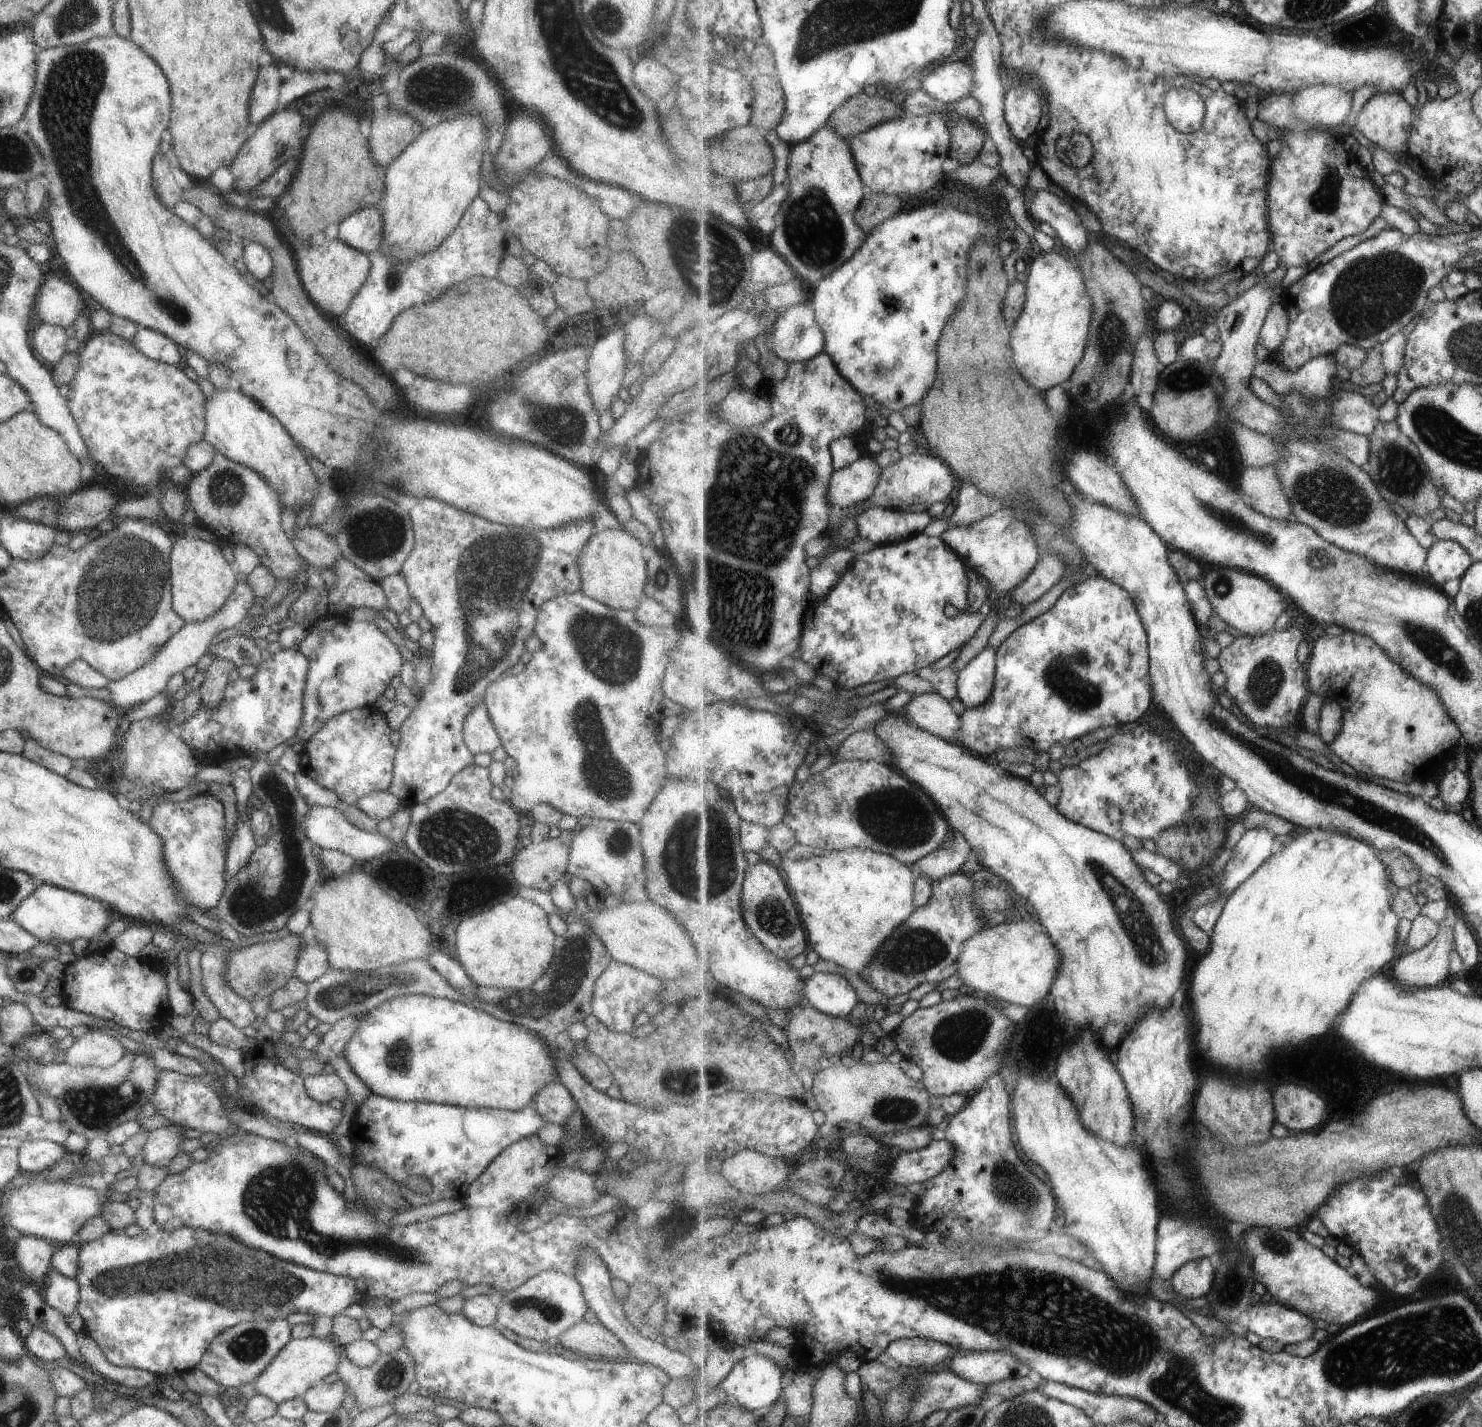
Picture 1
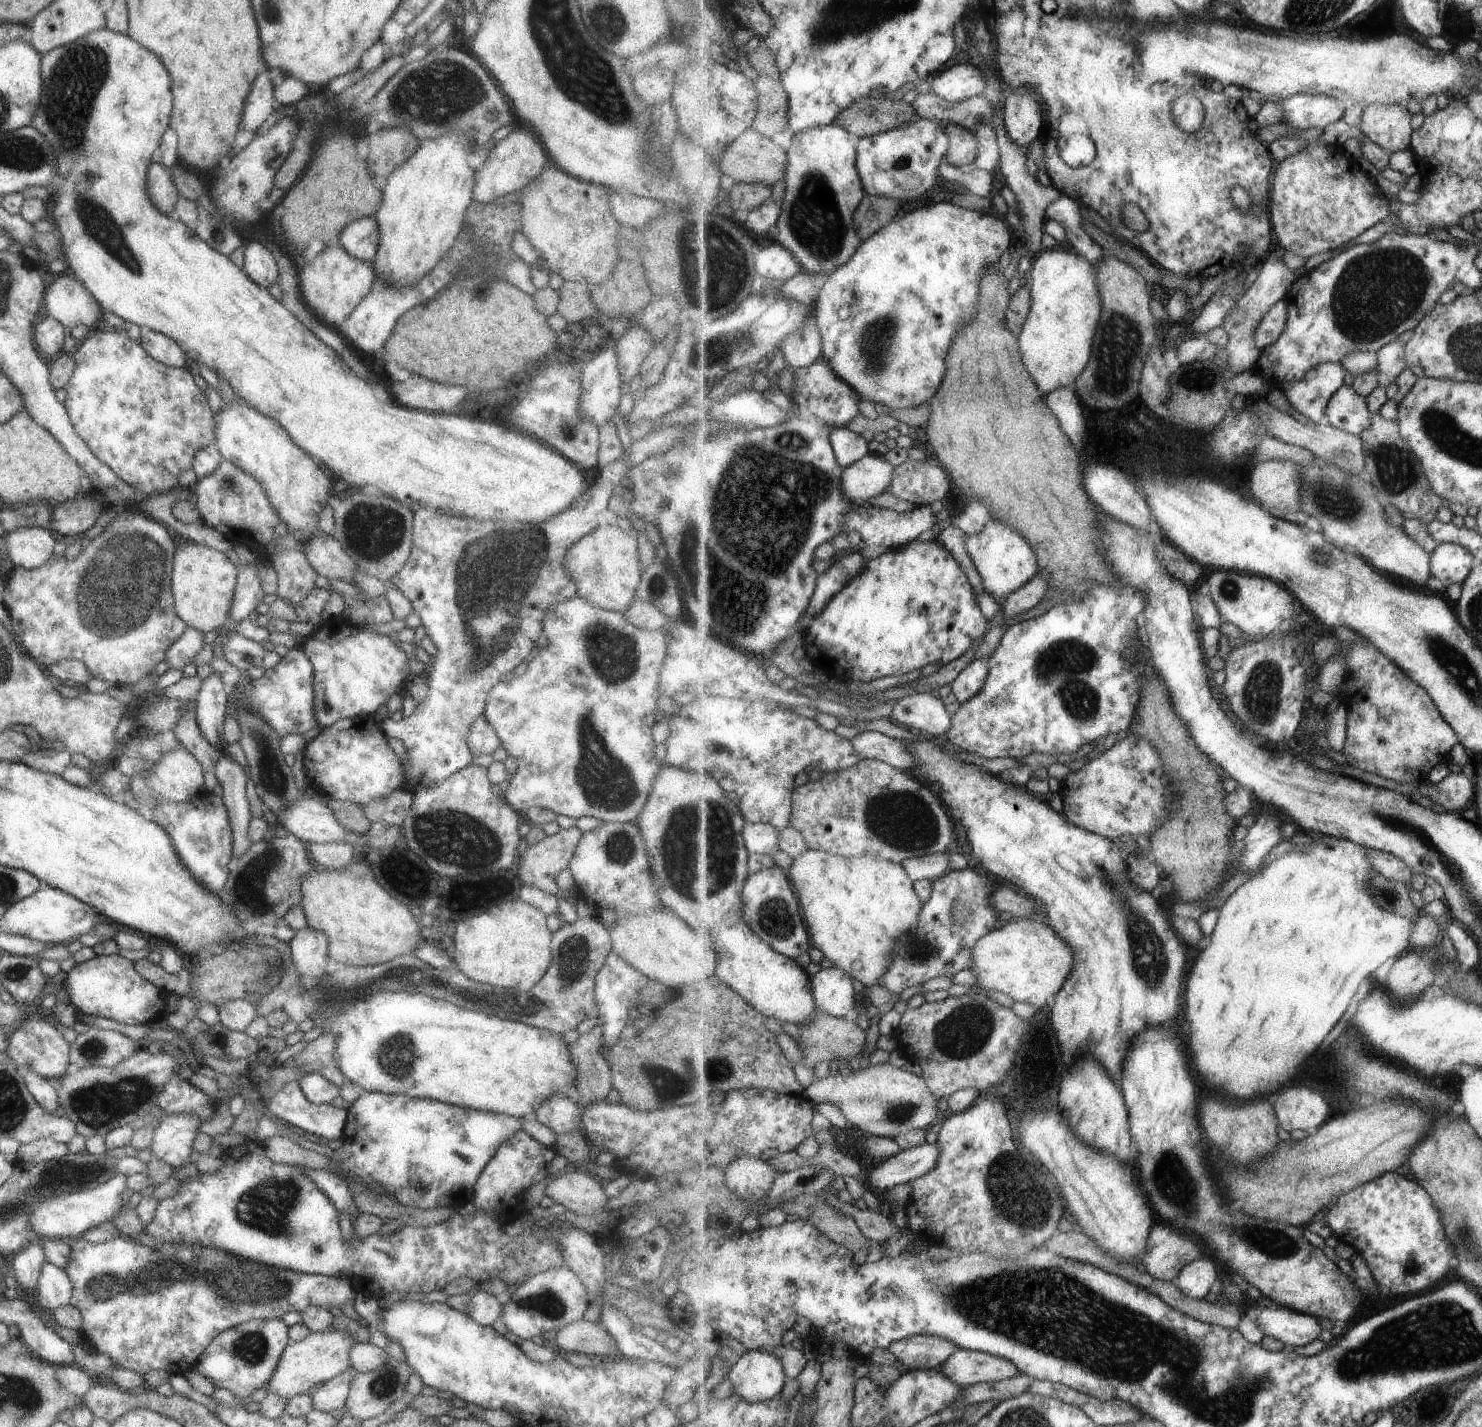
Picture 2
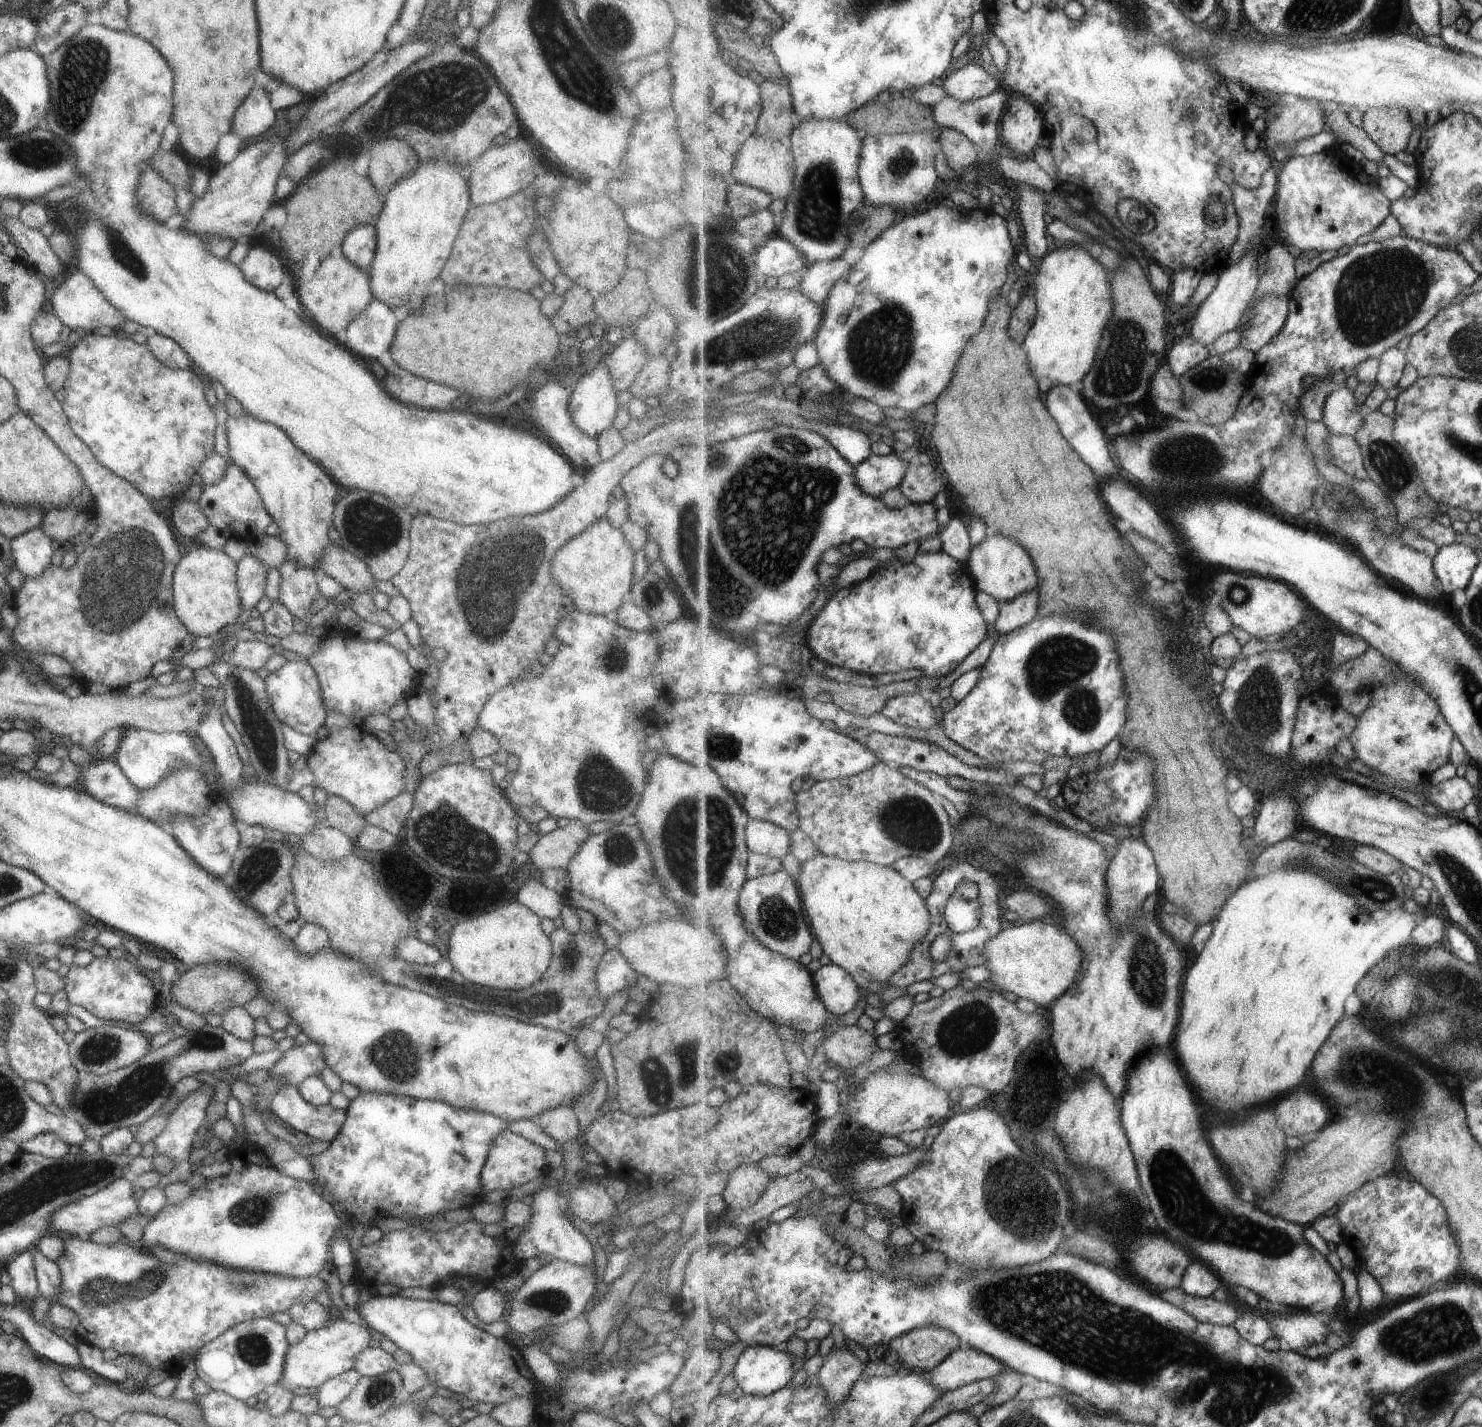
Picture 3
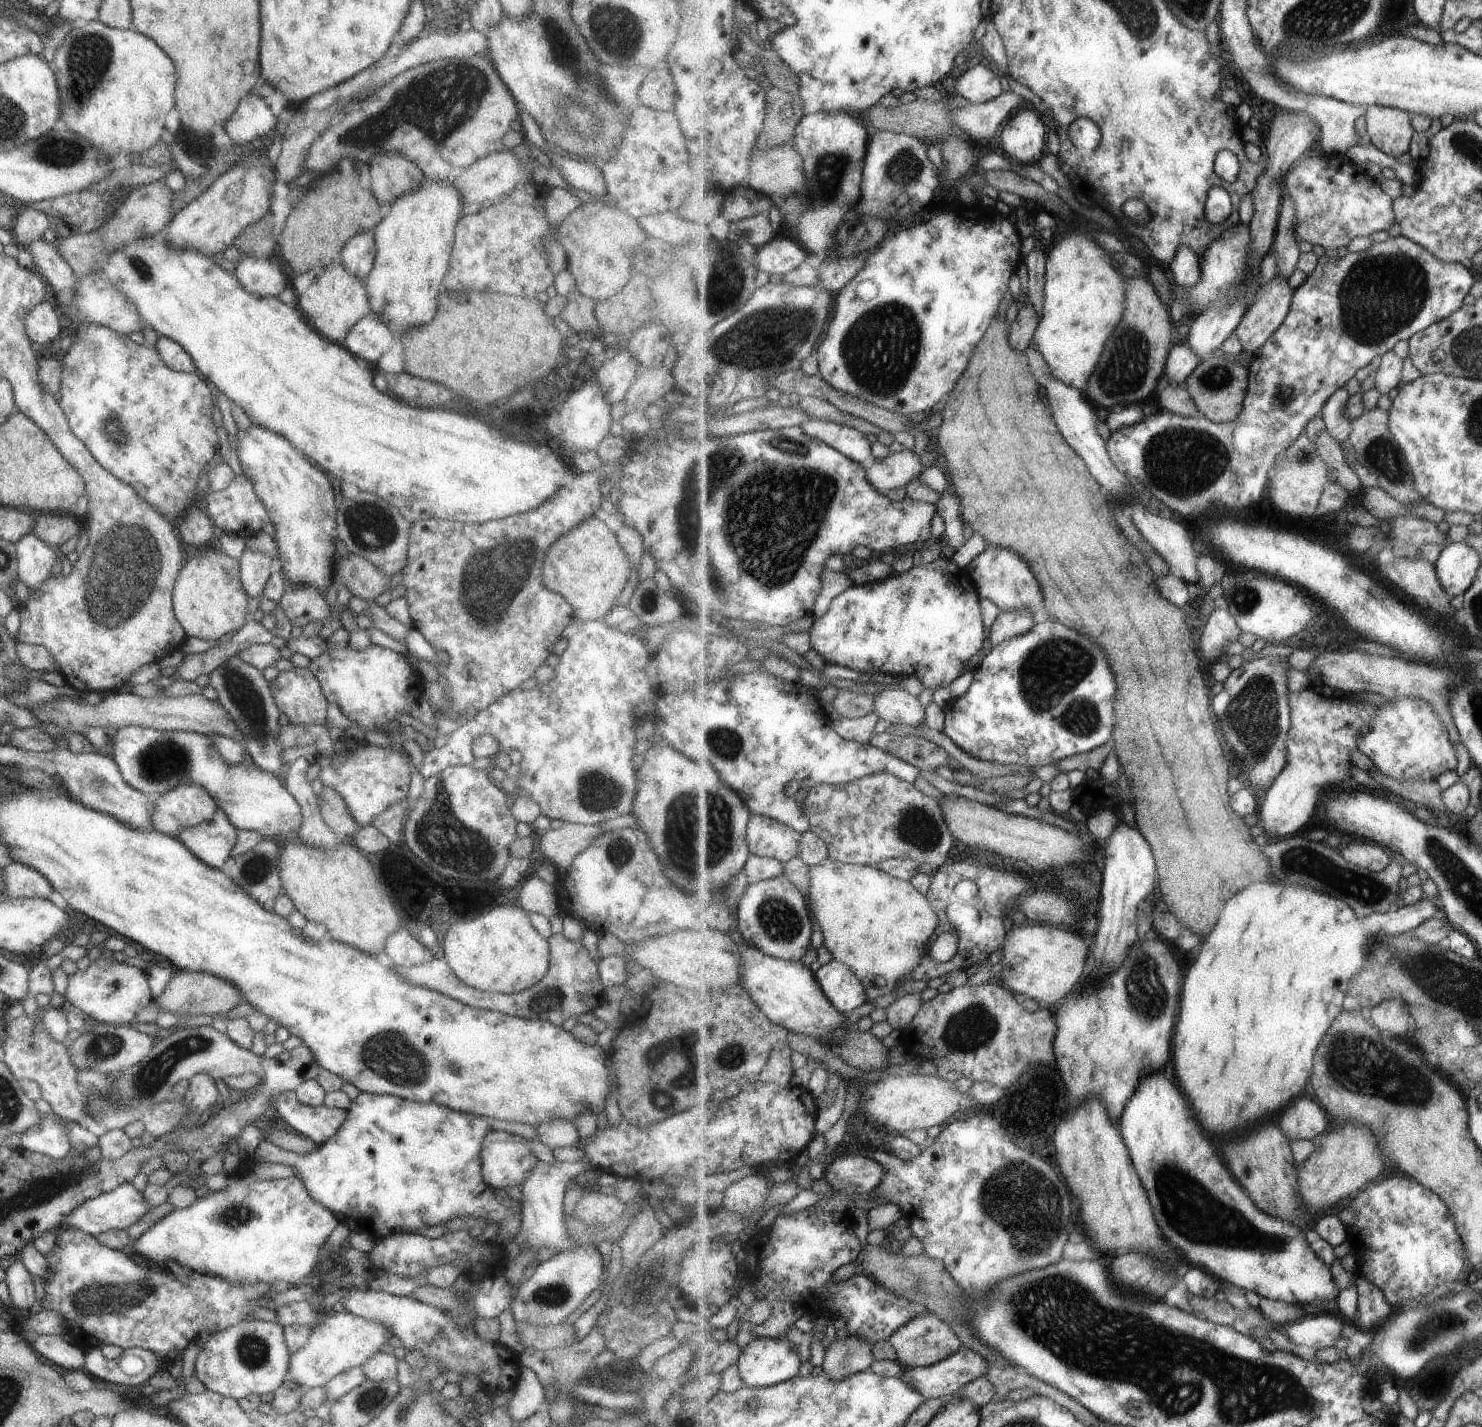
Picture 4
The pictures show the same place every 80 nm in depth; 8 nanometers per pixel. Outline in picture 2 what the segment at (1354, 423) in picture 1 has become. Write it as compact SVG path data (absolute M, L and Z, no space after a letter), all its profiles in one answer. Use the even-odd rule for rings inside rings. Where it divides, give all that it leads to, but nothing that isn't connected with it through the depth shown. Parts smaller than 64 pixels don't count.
M1343 385L1329 401L1329 424L1339 430L1360 435L1372 423L1373 415L1367 397L1360 395L1352 386Z

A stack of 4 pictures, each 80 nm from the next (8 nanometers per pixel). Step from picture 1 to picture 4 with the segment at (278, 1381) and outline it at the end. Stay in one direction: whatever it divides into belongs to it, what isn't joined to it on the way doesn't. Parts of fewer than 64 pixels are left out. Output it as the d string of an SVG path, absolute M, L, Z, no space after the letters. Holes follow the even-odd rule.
M349 1311L334 1312L321 1324L315 1325L305 1344L293 1355L290 1354L285 1380L291 1380L293 1384L306 1386L308 1389L324 1385L336 1374L359 1367L374 1355L389 1337L390 1330L384 1324L365 1320Z

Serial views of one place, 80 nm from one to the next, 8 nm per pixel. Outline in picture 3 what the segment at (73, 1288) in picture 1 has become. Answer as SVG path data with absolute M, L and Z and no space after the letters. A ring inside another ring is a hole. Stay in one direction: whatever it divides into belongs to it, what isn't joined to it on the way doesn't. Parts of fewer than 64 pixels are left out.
M37 1249L32 1250L32 1267L36 1278L36 1291L50 1304L54 1300L60 1289L60 1274L57 1265L48 1258L45 1258Z

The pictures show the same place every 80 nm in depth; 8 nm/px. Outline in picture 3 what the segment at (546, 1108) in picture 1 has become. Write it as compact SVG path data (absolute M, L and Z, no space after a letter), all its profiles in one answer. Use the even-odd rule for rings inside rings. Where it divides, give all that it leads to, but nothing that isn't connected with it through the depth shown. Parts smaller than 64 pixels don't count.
M557 1105L540 1112L533 1120L549 1138L553 1138L557 1143L580 1139L581 1130L572 1107Z

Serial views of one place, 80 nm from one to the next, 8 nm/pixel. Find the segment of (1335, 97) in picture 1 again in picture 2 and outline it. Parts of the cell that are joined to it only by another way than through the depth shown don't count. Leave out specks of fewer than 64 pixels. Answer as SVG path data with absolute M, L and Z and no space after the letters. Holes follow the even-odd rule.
M1300 94L1284 99L1284 124L1297 129L1325 128L1343 117L1344 105L1321 95Z

